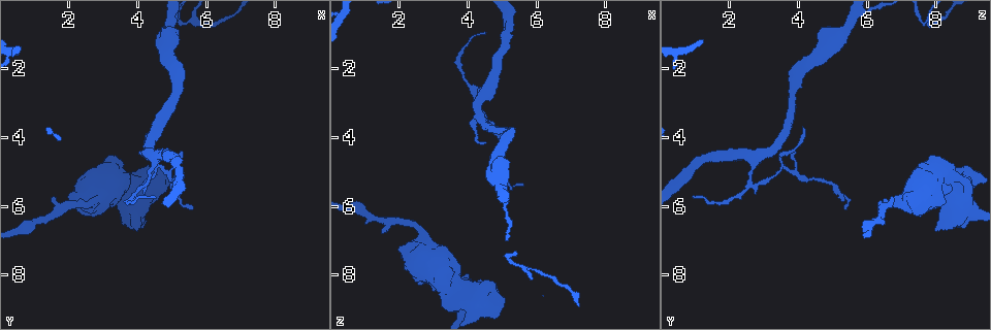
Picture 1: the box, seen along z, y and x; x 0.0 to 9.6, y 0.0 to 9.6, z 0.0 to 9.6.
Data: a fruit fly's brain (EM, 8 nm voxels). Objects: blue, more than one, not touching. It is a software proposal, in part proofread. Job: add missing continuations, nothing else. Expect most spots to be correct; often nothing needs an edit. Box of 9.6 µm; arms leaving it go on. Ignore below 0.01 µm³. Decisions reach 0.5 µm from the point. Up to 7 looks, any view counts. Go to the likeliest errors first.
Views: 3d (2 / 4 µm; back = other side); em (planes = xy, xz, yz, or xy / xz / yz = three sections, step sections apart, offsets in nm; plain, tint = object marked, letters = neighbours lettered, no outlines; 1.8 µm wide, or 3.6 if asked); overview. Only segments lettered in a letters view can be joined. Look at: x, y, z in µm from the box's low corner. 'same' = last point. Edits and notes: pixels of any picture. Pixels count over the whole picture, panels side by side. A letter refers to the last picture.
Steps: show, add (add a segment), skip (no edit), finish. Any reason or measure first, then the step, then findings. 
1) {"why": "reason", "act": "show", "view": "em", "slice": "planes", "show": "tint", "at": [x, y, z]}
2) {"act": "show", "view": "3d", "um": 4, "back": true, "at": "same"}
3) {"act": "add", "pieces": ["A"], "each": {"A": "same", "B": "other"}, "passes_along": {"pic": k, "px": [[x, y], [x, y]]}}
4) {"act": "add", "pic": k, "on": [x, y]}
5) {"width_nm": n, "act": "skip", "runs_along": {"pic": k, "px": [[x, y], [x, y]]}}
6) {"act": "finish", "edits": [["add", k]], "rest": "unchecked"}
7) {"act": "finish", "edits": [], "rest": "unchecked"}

{"why": "stops while still wide", "act": "show", "view": "3d", "um": 4, "at": [3.95, 6.75, 7.90]}

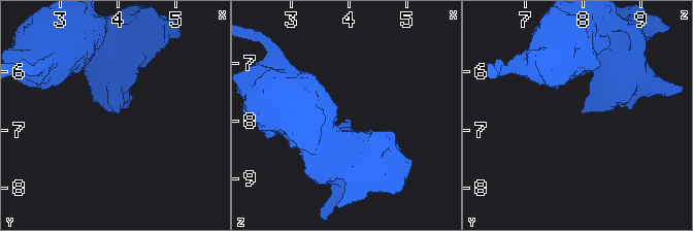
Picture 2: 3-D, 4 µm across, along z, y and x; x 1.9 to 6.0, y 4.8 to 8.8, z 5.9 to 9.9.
{"why": "now the EM", "act": "show", "view": "em", "slice": "planes", "show": "letters", "at": [3.95, 6.65, 7.95]}

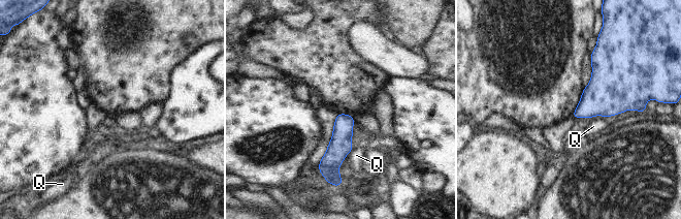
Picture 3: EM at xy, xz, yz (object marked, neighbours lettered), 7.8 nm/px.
{"act": "skip", "each": {"Q": "other"}, "border": {"pic": 3, "px": [[354, 147], [347, 154]]}, "found": "no lettered segment goes on from it"}

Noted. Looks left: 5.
{"why": "tapers out", "act": "show", "view": "em", "slice": "xy", "step": 4, "show": "tint", "at": [4.55, 3.70, 4.15]}

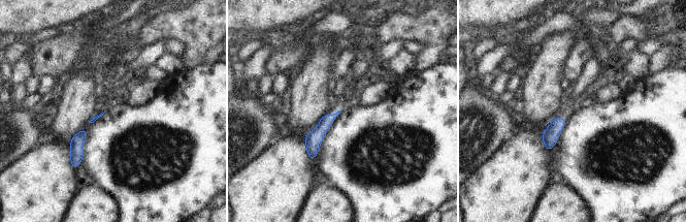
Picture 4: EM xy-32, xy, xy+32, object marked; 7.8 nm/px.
{"why": "cut it another way", "act": "show", "view": "em", "slice": "planes", "show": "letters", "at": "same"}

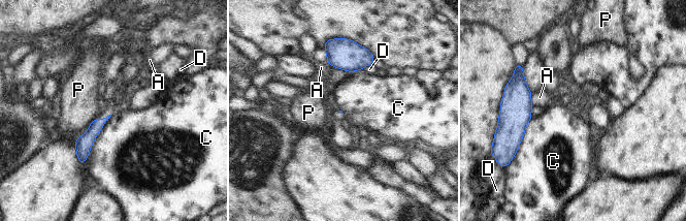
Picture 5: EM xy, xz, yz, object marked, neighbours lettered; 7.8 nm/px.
{"act": "skip", "each": {"A": "other", "C": "other", "D": "other", "P": "other"}, "border": {"pic": 5, "px": [[111, 115], [97, 134], [85, 162]]}, "found": "no lettered segment goes on from it"}

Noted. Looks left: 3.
{"why": "branch stops here", "act": "show", "view": "em", "slice": "yz", "step": 8, "show": "plain", "at": [3.25, 5.35, 8.85]}

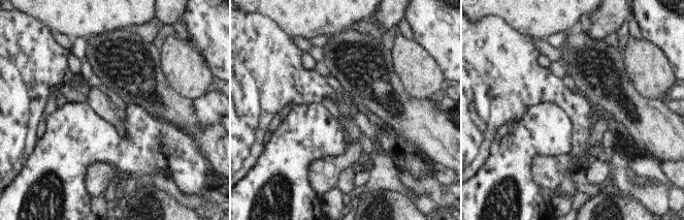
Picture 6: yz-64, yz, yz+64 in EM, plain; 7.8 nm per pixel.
{"why": "see the neighbours", "act": "show", "view": "em", "slice": "yz", "step": 8, "show": "letters", "at": "same"}

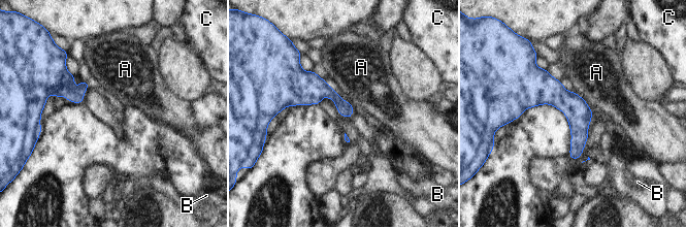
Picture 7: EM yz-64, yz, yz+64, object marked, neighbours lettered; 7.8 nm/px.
{"longest_contact_nm": ["A", 220], "act": "skip", "each": {"A": "other", "B": "other", "C": "other"}, "found": "none of them fits"}

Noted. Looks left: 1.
{"act": "finish", "edits": [], "rest": "unchecked"}

